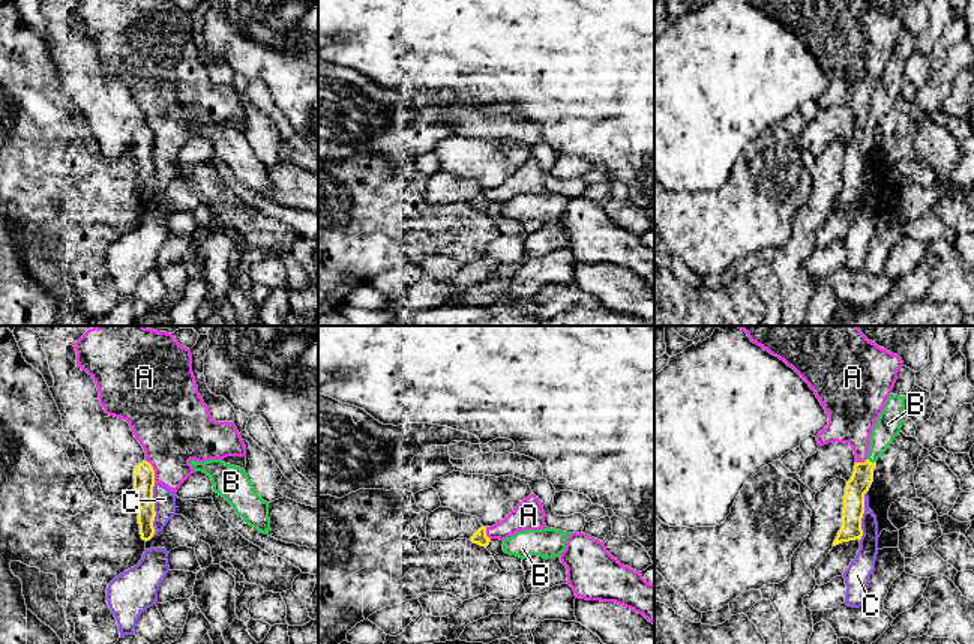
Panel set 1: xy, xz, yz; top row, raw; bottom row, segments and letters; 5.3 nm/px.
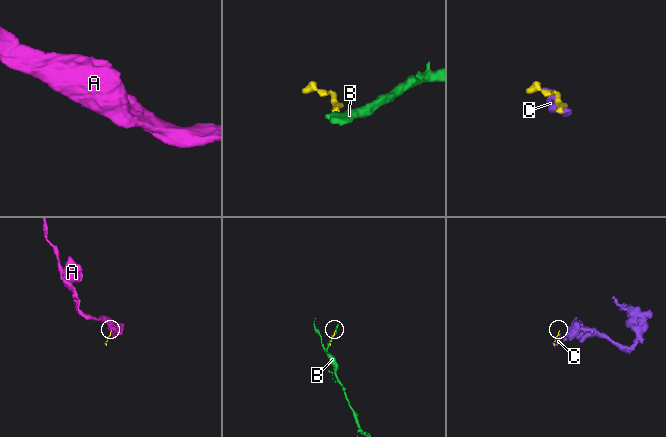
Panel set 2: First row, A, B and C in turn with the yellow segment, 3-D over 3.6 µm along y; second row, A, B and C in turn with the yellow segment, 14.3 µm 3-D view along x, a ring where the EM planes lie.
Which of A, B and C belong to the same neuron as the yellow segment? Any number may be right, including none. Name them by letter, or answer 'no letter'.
B

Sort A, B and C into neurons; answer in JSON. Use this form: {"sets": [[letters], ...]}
{"sets": [["A", "C"], ["B"]]}

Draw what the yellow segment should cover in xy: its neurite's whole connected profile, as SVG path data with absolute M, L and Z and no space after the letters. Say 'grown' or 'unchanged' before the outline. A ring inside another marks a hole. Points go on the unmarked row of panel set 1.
unchanged; M143 125L134 132L134 158L138 165L138 188L140 198L143 204L150 204L155 198L153 185L156 180L155 176L155 134L150 126Z

